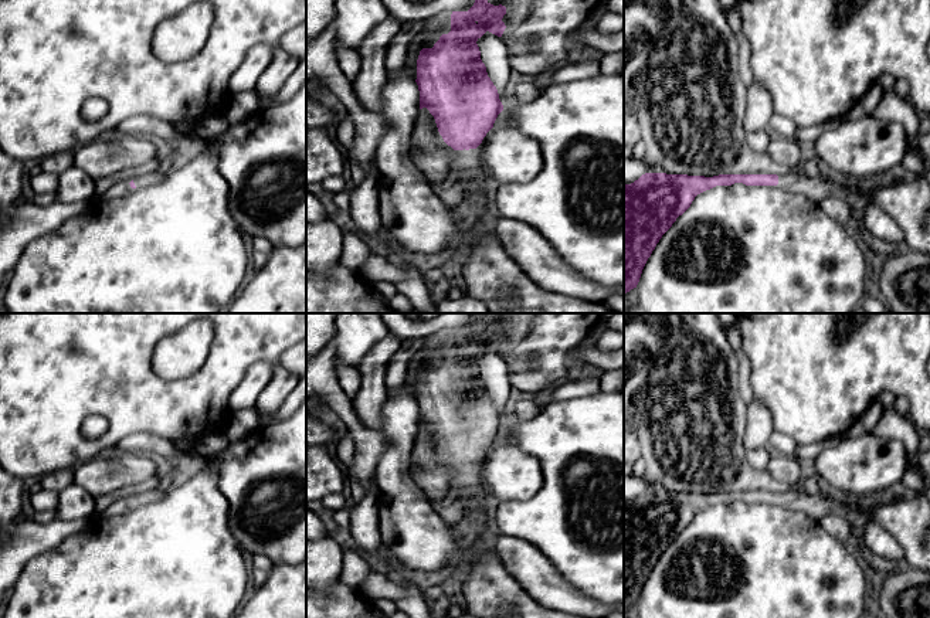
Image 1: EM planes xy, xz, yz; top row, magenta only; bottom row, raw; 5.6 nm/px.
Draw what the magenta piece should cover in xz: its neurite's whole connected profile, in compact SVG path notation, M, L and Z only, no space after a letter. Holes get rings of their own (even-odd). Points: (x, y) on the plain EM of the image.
M478 313L468 329L452 329L451 349L442 352L432 366L422 366L417 377L415 400L420 408L420 427L427 425L430 428L444 459L455 468L449 478L448 500L462 503L464 515L468 516L471 524L482 522L479 499L486 495L475 466L503 428L498 407L481 377L476 359L486 349L502 354L506 346L502 339L506 325L502 322L493 323L486 315Z

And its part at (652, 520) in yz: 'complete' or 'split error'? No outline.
split error

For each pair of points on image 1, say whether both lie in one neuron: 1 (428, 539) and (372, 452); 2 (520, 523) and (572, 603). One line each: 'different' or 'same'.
1: different
2: different

